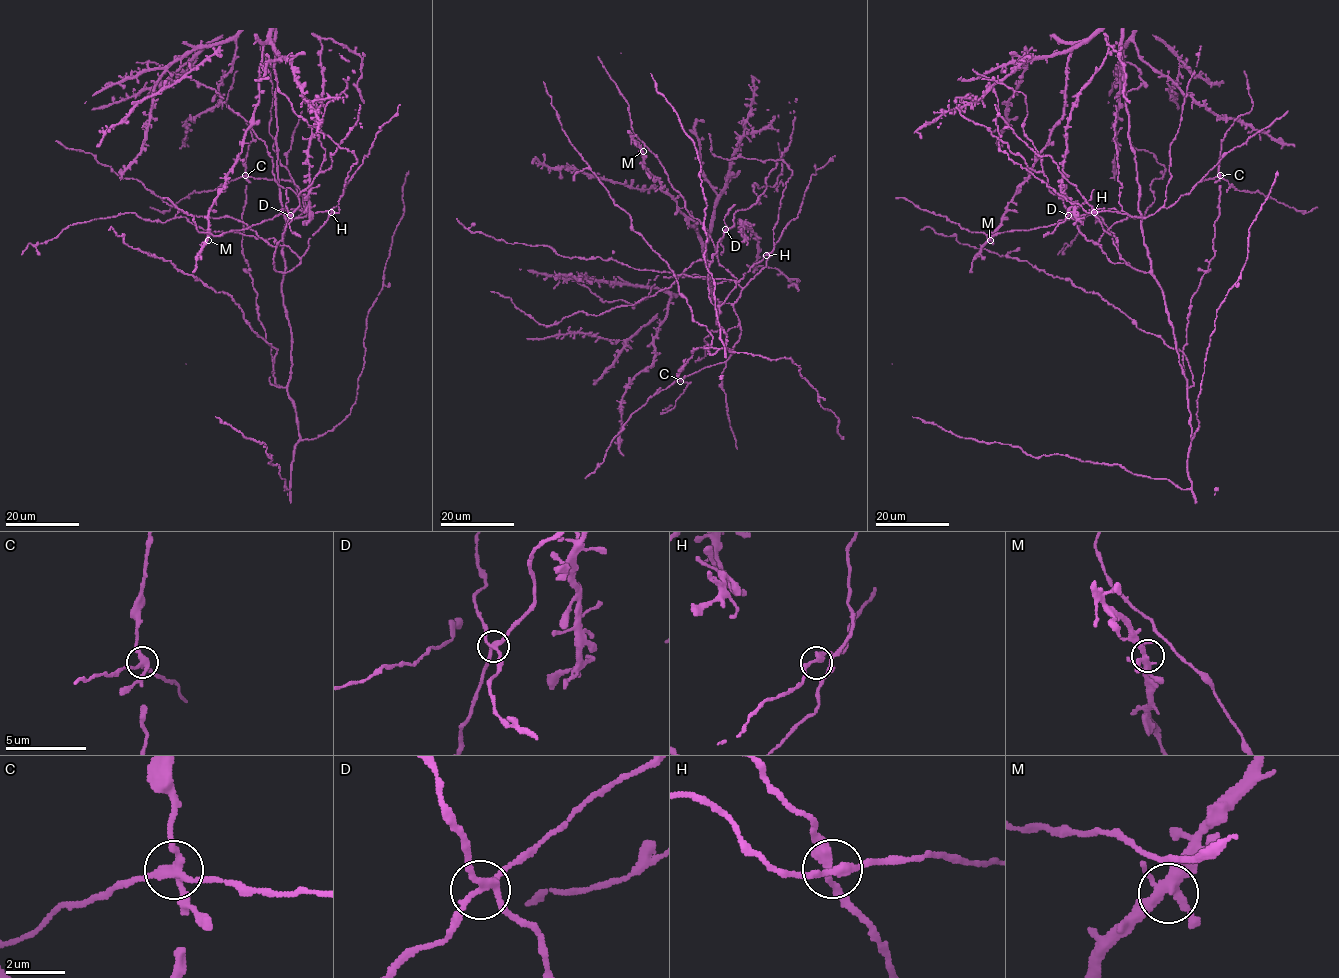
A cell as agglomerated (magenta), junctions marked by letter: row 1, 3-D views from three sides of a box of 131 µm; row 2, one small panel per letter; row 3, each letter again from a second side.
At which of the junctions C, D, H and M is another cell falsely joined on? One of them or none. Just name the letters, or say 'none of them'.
D

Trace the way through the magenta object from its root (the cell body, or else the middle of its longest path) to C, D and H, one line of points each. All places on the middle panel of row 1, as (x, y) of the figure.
C: (732, 303), (741, 330), (732, 354), (725, 361), (705, 367), (681, 381)
D: (732, 303), (720, 302), (718, 307), (720, 311), (708, 296), (708, 265), (725, 229)
H: (732, 303), (766, 266), (768, 254), (766, 255)

